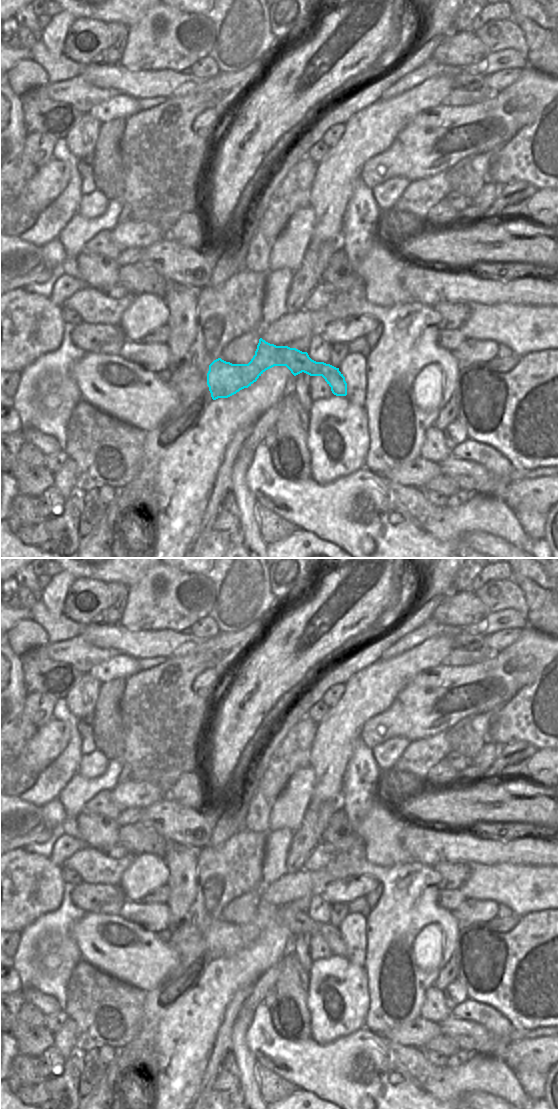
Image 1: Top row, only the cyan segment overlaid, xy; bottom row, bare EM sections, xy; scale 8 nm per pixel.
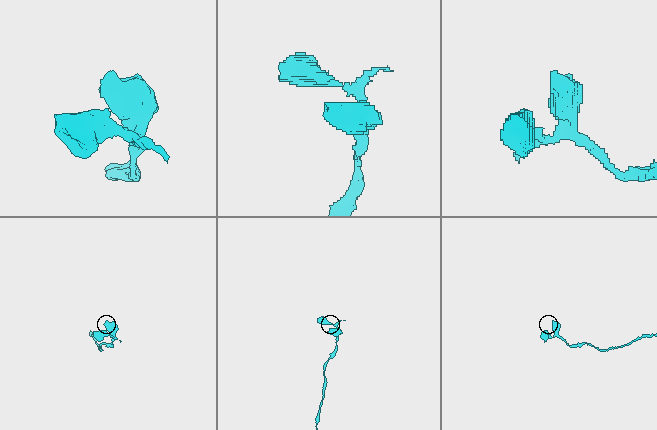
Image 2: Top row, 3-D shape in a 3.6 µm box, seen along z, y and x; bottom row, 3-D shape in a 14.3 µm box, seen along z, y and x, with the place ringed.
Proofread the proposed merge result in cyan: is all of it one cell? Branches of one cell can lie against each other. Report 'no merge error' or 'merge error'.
no merge error

